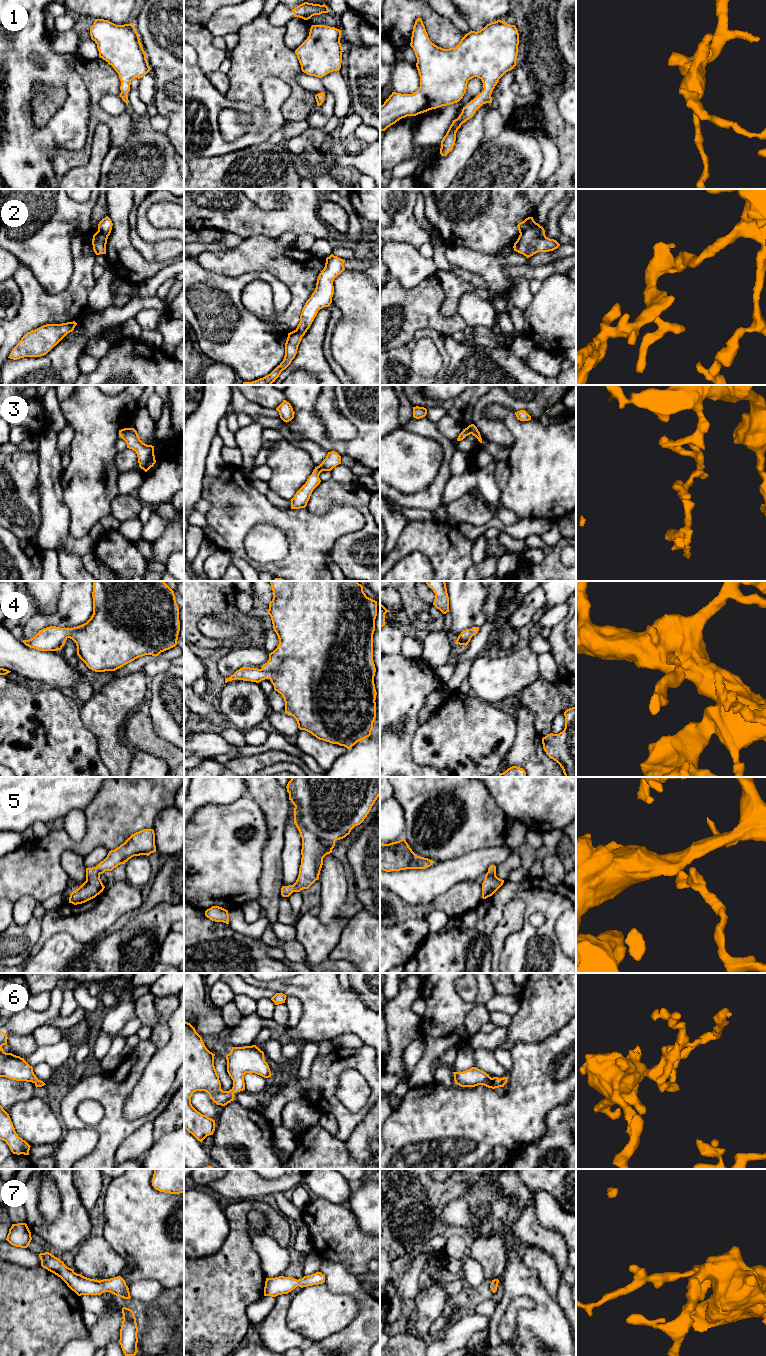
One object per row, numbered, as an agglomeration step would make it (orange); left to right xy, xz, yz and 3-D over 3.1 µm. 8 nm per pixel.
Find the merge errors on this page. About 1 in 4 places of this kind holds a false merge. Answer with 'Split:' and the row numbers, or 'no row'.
Split: 2

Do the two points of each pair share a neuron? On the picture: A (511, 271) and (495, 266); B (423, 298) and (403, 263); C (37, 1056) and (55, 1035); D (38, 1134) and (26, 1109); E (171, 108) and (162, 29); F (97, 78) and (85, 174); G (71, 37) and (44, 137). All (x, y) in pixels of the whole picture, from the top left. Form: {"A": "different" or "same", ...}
{"A": "different", "B": "different", "C": "different", "D": "same", "E": "same", "F": "different", "G": "different"}

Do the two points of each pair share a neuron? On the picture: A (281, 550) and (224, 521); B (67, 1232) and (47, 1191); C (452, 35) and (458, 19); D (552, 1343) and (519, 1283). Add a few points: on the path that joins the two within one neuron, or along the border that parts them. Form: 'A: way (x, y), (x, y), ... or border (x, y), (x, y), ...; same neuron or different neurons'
A: border (269, 523), (257, 523), (248, 532), (248, 556); different neurons
B: border (59, 1192), (60, 1214), (49, 1222); different neurons
C: border (436, 13), (448, 18), (462, 33); different neurons
D: way (550, 1327), (547, 1324), (546, 1307), (535, 1294); same neuron

